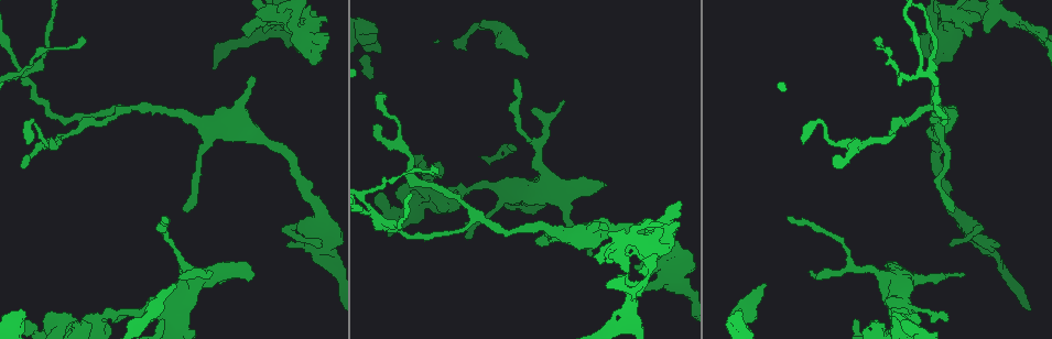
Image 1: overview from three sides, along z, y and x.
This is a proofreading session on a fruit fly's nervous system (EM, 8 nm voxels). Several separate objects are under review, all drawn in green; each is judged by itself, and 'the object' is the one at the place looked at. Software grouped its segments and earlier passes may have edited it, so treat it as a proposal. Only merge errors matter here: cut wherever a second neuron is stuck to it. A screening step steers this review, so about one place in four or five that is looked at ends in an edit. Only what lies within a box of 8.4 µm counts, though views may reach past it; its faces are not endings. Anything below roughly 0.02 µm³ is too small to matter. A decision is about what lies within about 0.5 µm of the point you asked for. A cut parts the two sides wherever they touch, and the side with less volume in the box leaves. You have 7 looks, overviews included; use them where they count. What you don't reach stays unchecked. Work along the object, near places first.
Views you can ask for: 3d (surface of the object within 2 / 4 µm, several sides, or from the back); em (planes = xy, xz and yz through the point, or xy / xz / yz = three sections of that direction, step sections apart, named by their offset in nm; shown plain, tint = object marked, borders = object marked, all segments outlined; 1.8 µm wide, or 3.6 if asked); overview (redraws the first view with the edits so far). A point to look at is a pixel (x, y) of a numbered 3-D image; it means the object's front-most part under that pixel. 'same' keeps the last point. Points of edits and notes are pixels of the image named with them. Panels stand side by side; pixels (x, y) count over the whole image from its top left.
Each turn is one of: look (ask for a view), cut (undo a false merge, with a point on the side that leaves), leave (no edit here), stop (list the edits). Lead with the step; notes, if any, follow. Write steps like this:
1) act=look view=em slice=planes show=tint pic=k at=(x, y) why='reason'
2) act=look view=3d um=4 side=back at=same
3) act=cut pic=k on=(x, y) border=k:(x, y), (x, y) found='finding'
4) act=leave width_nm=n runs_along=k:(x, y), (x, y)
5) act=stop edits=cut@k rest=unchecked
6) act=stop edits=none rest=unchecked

act=look view=3d um=4 pic=1 at=(939, 29) why='sharp bend'

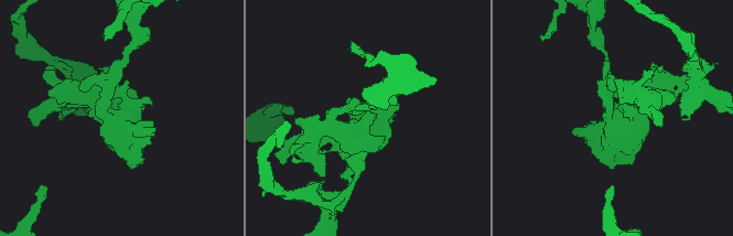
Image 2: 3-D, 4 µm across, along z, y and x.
act=look view=em um=3.6 slice=yz step=4 show=tint pic=2 at=(615, 116)

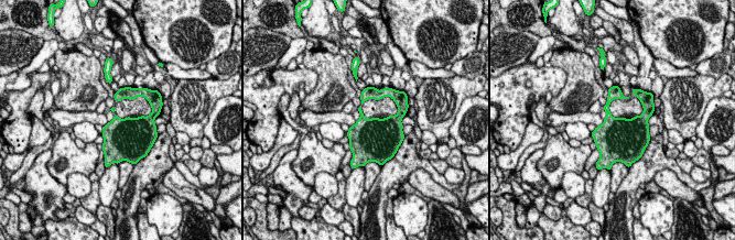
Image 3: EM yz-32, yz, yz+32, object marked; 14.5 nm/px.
act=look view=em um=3.6 slice=planes show=tint at=same why='cut it another way'

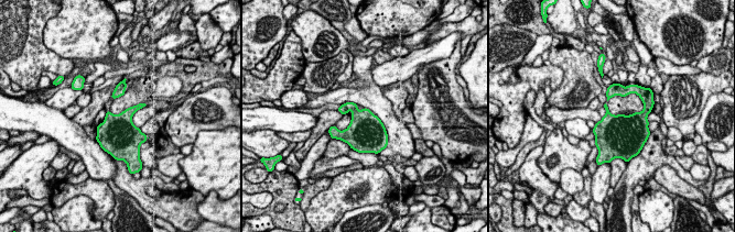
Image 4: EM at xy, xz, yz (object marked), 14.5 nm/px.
act=cut pic=4 on=(342, 109) border=4:(343, 105), (347, 110) found='a second neuron is stuck on'

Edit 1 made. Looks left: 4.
act=look view=overview

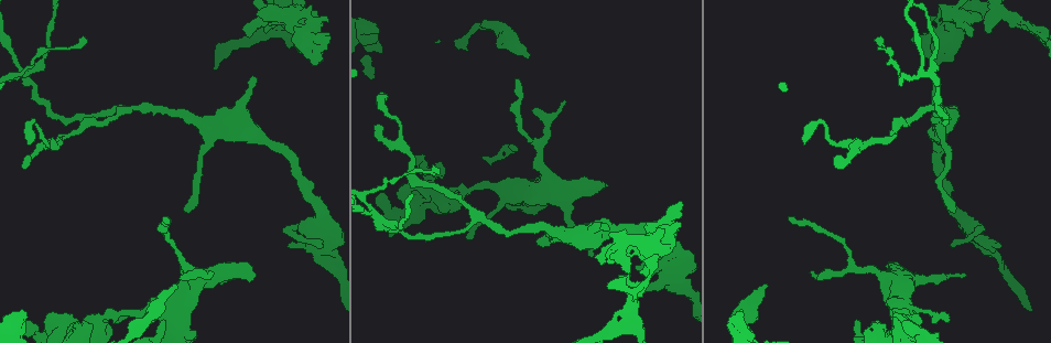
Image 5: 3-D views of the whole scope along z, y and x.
act=look view=3d um=2 pic=5 at=(23, 78) why='four arms meet'

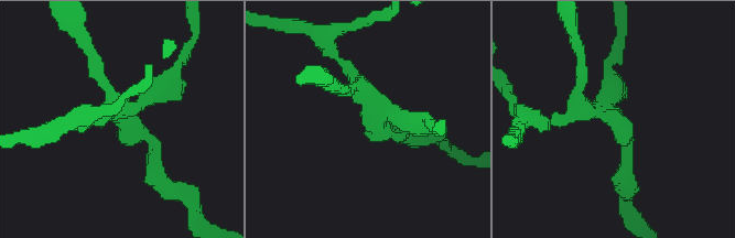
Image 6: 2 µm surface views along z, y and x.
act=look view=em slice=planes show=tint pic=6 at=(373, 122) arms=4 why='now the EM'

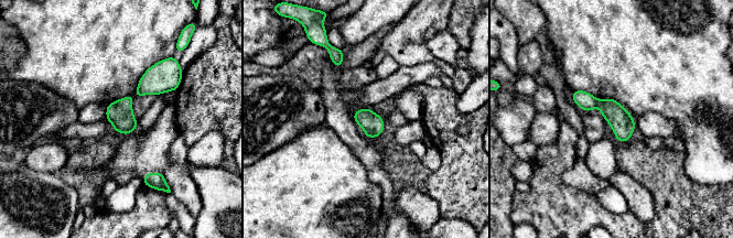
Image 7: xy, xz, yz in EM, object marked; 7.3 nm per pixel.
act=cut pic=7 on=(583, 99) found='a second neuron is stuck on'

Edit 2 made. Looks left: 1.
act=stop edits=cut@4,cut@7 rest=unchecked

